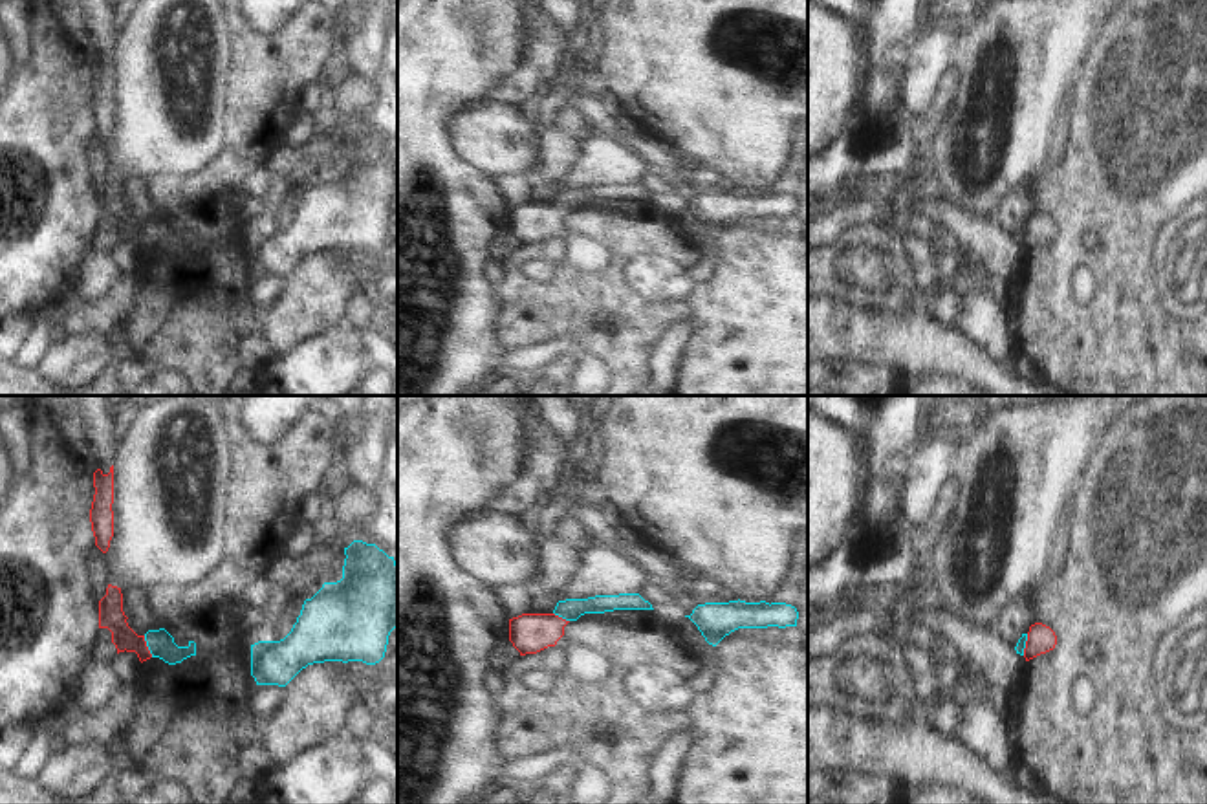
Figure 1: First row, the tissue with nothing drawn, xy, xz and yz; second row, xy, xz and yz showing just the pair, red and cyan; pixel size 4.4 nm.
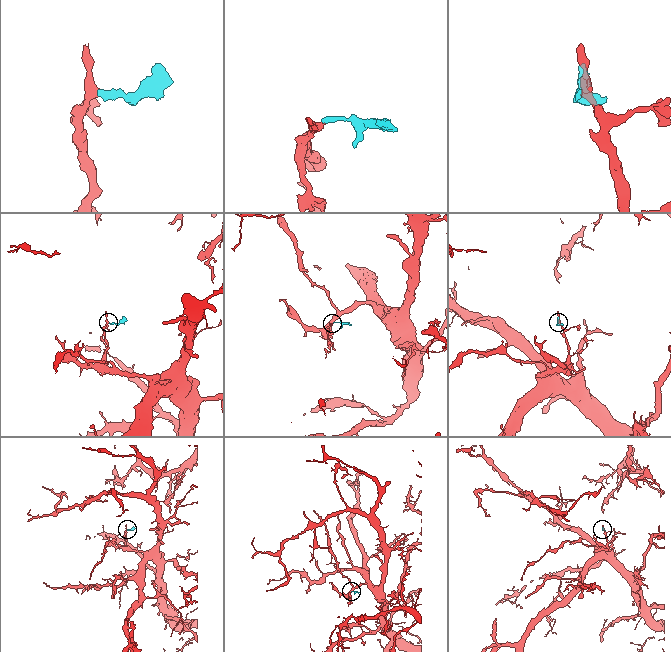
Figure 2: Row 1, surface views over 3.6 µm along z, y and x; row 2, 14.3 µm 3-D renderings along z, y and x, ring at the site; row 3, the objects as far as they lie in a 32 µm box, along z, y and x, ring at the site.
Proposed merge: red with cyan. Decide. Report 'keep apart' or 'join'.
join

